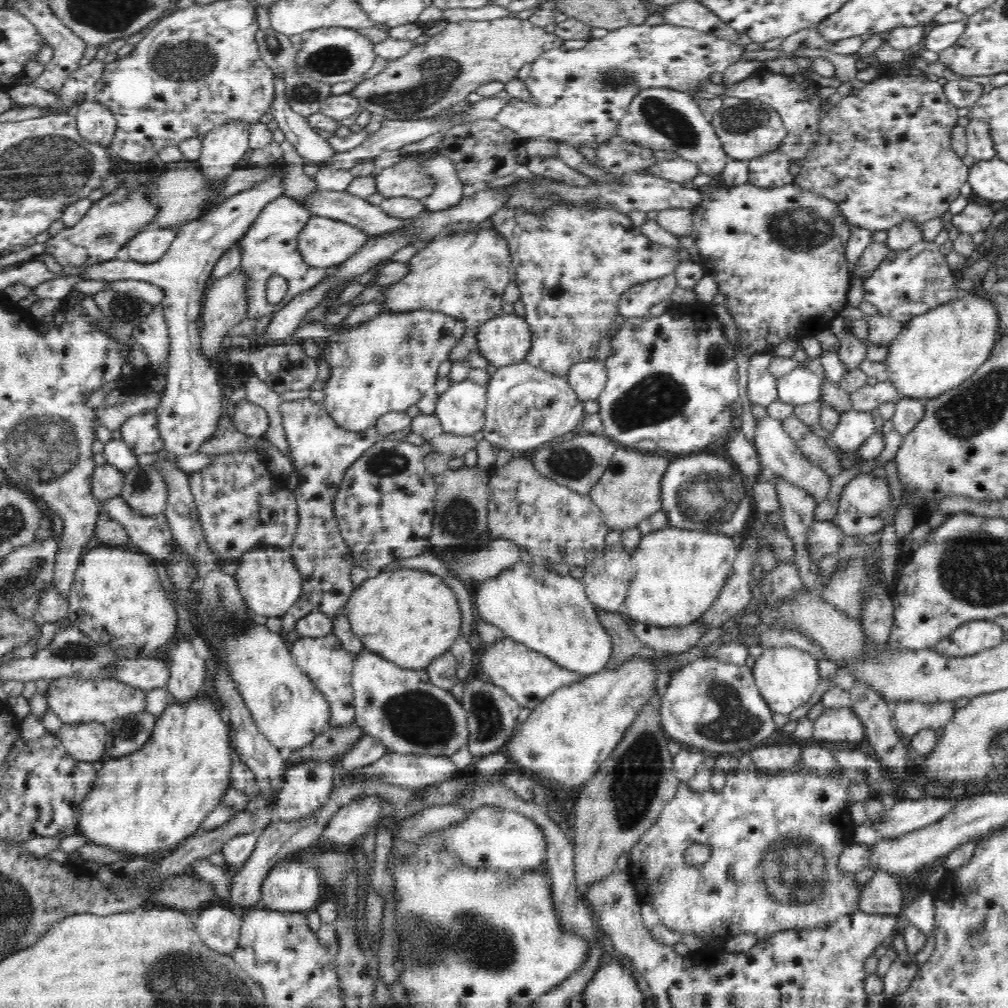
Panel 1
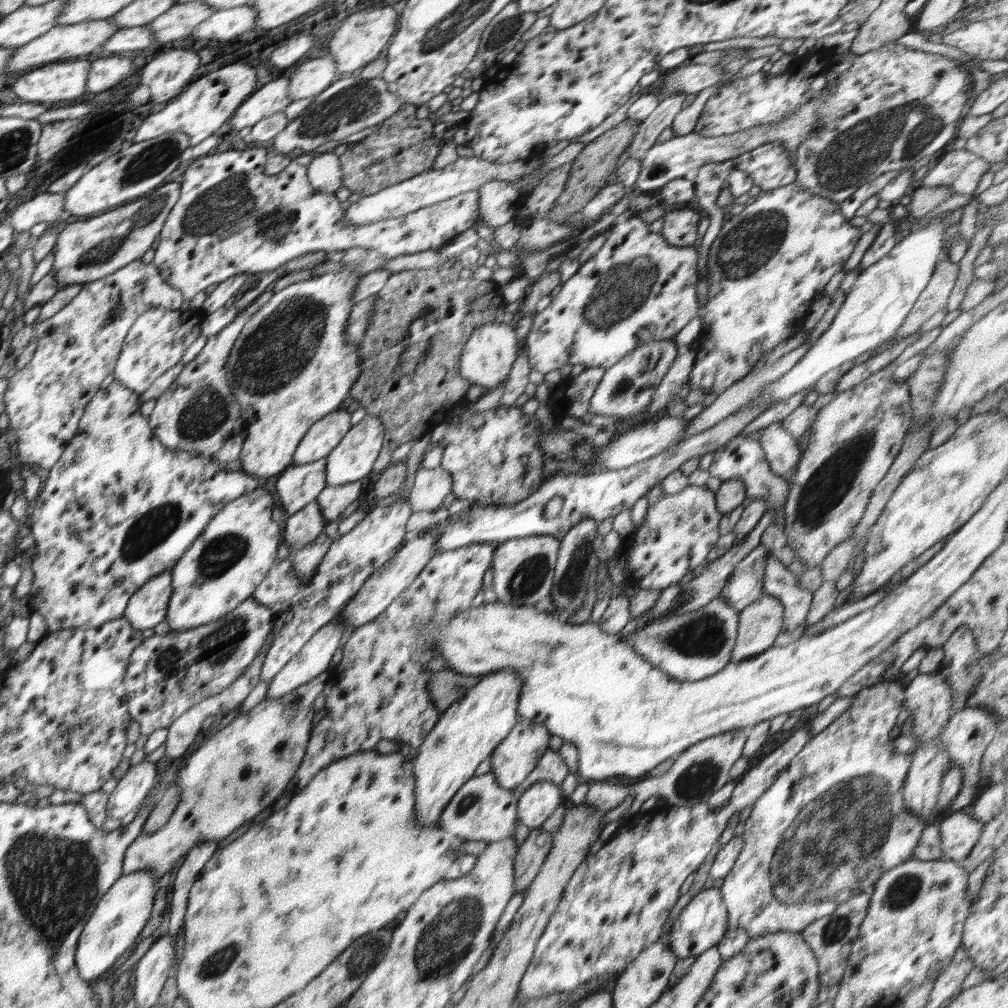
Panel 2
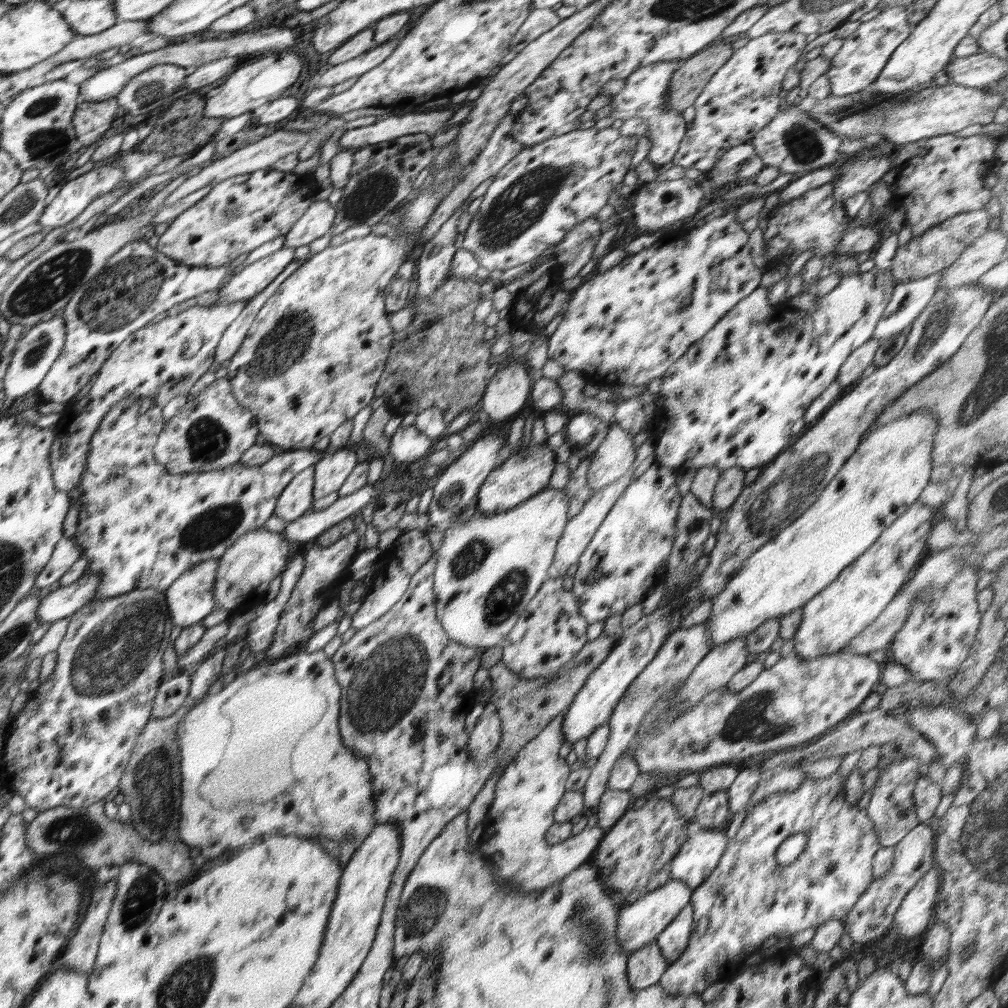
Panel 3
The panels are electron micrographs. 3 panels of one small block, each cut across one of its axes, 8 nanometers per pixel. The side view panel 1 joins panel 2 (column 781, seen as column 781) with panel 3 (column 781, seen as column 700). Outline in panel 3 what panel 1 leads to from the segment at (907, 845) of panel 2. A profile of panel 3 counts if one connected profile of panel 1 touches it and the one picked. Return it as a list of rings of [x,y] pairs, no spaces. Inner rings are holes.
[[[840,771],[826,776],[826,778],[806,778],[796,790],[784,791],[772,794],[761,800],[749,814],[744,817],[740,825],[737,835],[729,839],[727,842],[727,849],[724,850],[720,862],[717,867],[710,873],[710,876],[698,888],[692,891],[690,904],[693,906],[693,931],[690,935],[688,946],[684,949],[680,958],[676,959],[671,965],[667,967],[664,974],[657,982],[664,992],[671,997],[674,996],[692,996],[701,995],[712,984],[716,982],[724,982],[735,977],[739,971],[739,967],[752,954],[762,949],[762,944],[766,938],[778,935],[785,937],[793,933],[806,930],[806,928],[817,928],[818,925],[824,924],[829,920],[841,920],[844,915],[851,911],[851,908],[856,904],[860,895],[870,886],[870,883],[876,878],[873,875],[872,859],[876,852],[880,851],[882,847],[879,841],[879,836],[873,827],[872,821],[868,818],[867,810],[860,807],[853,807],[846,801],[844,778],[840,776]],[[803,832],[808,836],[806,848],[804,852],[794,862],[788,866],[780,865],[776,860],[776,851],[778,847],[788,836]]]

